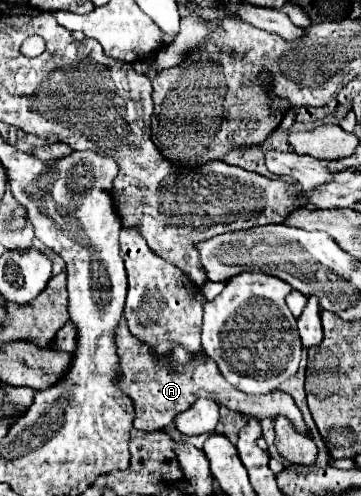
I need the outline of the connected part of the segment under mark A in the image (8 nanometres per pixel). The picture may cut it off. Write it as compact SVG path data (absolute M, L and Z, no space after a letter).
M122 317L122 323L118 323L118 331L116 331L114 339L116 339L116 355L120 361L116 383L118 383L118 389L122 389L124 395L132 399L134 411L136 411L134 427L140 431L158 431L158 429L174 423L178 413L186 411L192 403L206 397L206 399L216 401L222 407L246 413L256 419L264 419L264 417L274 419L276 415L284 415L294 423L294 427L298 431L308 435L308 429L302 421L302 413L294 405L294 401L288 393L274 391L274 393L266 393L266 395L246 395L246 393L238 391L236 387L230 387L230 383L226 383L226 379L222 379L222 373L218 371L216 363L210 357L194 359L194 363L186 363L186 367L178 367L178 363L174 363L174 361L166 363L164 359L158 359L158 355L150 355L150 347L146 347L146 343L138 343L138 339L126 327L124 317Z

